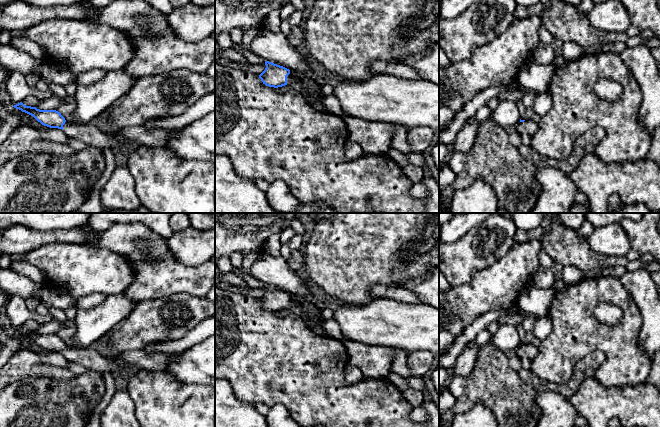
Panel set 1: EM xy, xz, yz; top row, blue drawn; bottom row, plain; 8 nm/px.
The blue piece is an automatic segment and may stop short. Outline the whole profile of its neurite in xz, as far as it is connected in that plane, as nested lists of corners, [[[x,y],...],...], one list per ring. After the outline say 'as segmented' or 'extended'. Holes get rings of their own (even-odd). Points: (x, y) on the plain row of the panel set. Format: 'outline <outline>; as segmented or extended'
outline [[[266,285],[265,286],[266,292],[265,294],[259,299],[259,302],[269,311],[282,311],[287,308],[291,308],[294,305],[300,305],[302,308],[303,314],[312,322],[316,324],[322,324],[322,318],[318,316],[314,316],[309,310],[306,310],[302,303],[298,302],[292,298],[293,294],[289,294],[283,290],[274,288],[272,286]]]; extended

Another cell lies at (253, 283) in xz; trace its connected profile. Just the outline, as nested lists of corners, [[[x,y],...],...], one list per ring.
[[[232,269],[231,272],[239,277],[241,277],[242,279],[244,279],[250,286],[250,288],[254,288],[254,289],[264,289],[266,284],[264,284],[263,282],[254,279],[253,277],[250,277],[249,275],[247,275],[246,273],[238,270],[238,269]]]

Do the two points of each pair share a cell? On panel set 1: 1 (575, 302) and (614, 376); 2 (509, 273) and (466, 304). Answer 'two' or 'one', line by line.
1: one
2: one

